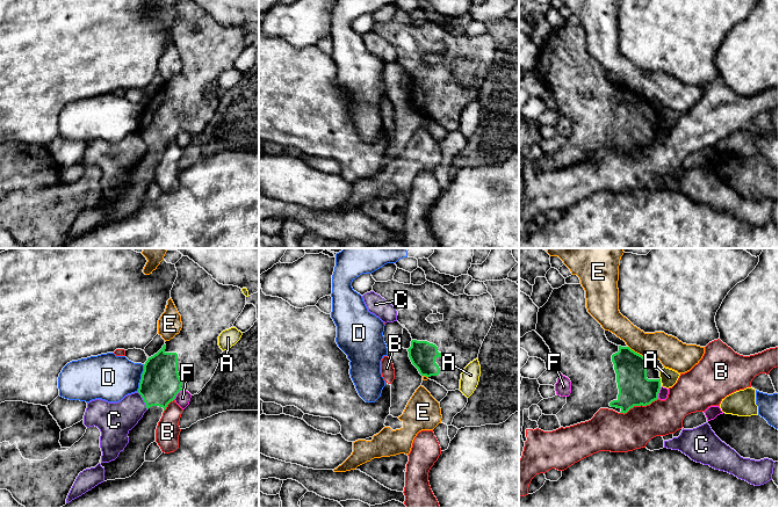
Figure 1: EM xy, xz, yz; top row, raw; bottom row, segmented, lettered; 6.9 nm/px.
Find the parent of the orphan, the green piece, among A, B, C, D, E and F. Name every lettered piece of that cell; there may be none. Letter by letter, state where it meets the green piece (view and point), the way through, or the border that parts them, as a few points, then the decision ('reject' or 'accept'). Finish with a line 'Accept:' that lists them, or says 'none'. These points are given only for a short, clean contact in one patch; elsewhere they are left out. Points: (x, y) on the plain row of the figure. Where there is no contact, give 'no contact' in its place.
A: meets green in yz at (660, 121); border along yz (660, 118), (661, 122); reject
B: meets green in yz at (639, 145); reject
C: meets green in xy at (143, 139); border along xy (137, 132), (148, 149); reject
D: meets green in xy at (142, 118); border along xy (144, 104), (137, 131); reject
E: meets green in yz at (636, 93); border along yz (628, 86), (647, 100); reject
F: meets green in xy at (177, 133); border along xy (182, 130), (173, 139); reject
Accept: none

